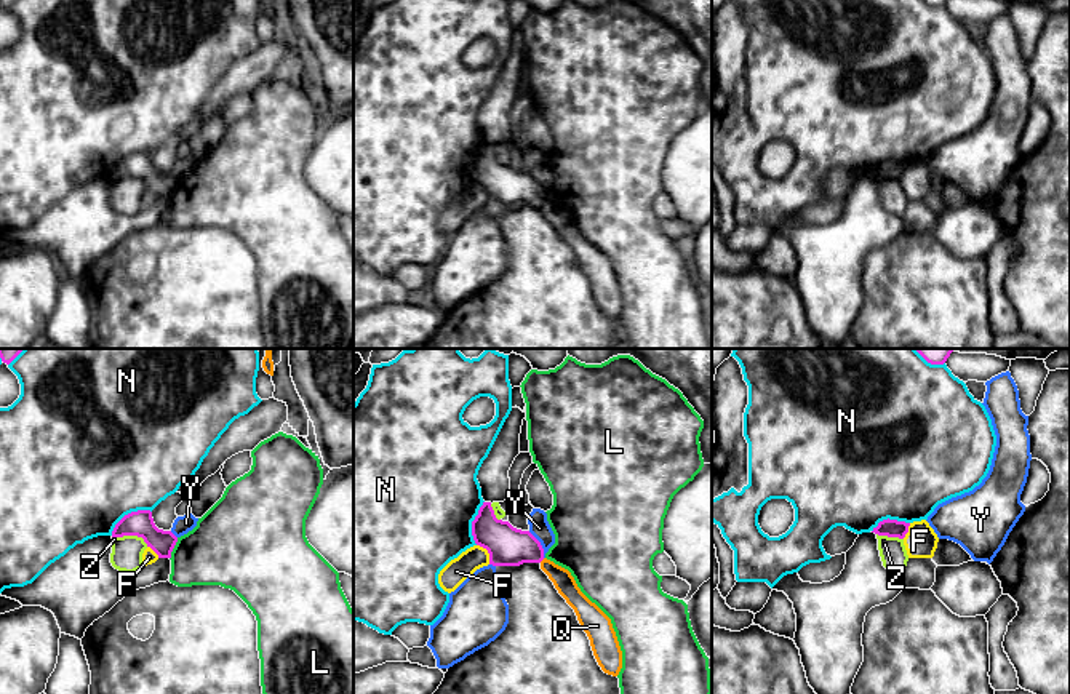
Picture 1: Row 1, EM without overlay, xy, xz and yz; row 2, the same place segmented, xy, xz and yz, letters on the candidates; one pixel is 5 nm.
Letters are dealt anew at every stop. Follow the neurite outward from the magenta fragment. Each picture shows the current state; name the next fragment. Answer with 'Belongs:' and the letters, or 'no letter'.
Belongs: no letter

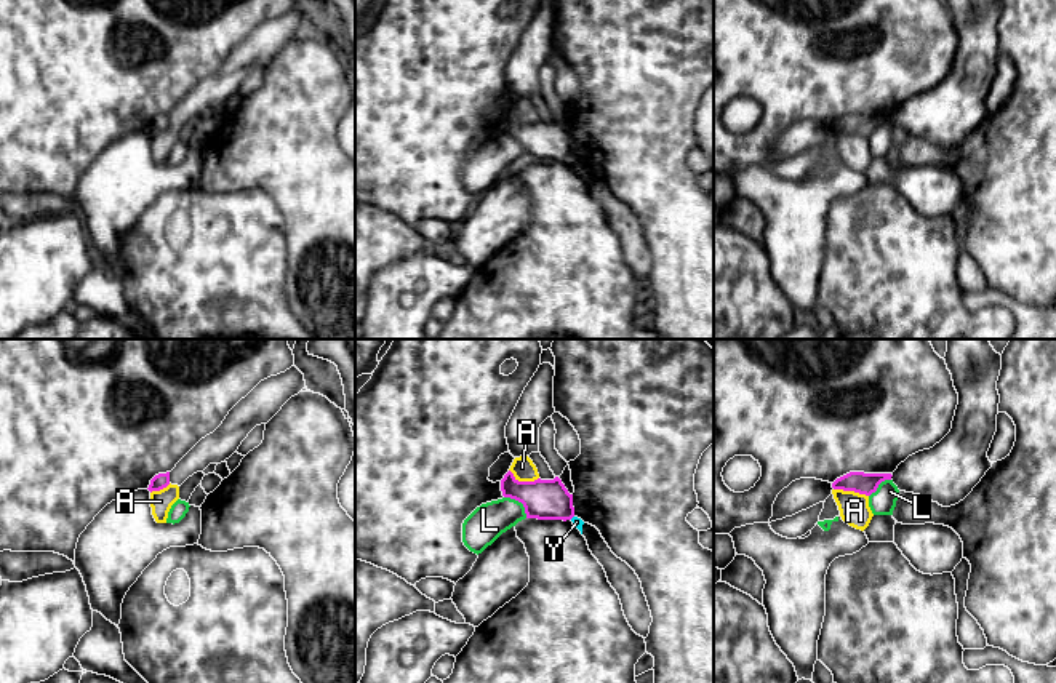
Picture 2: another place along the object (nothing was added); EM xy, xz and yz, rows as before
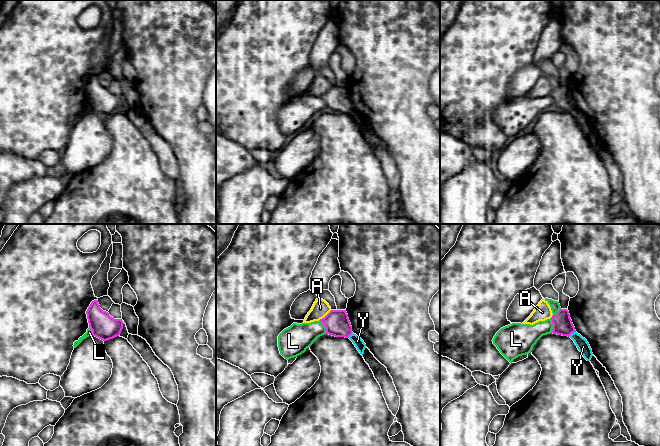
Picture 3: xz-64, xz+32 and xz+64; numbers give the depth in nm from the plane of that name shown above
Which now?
Belongs: no letter

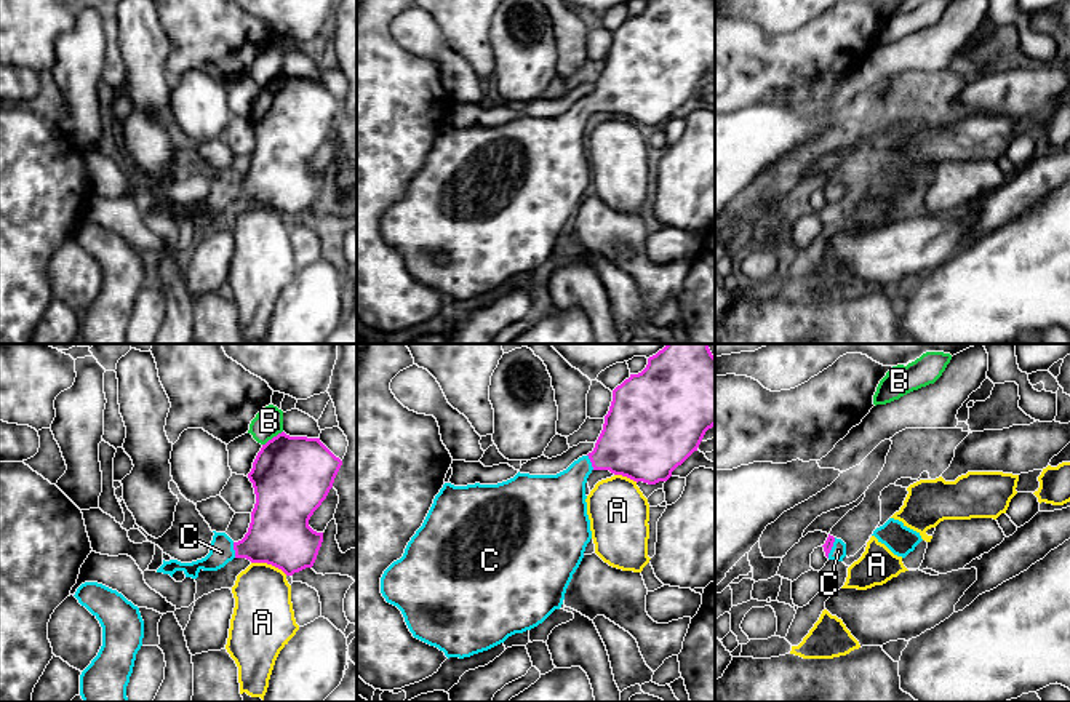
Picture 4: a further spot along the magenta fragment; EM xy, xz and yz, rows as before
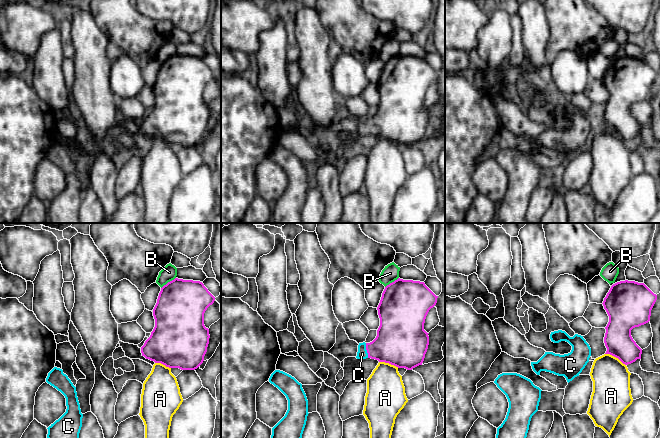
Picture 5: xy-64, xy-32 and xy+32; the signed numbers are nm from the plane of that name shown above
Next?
Belongs: C

